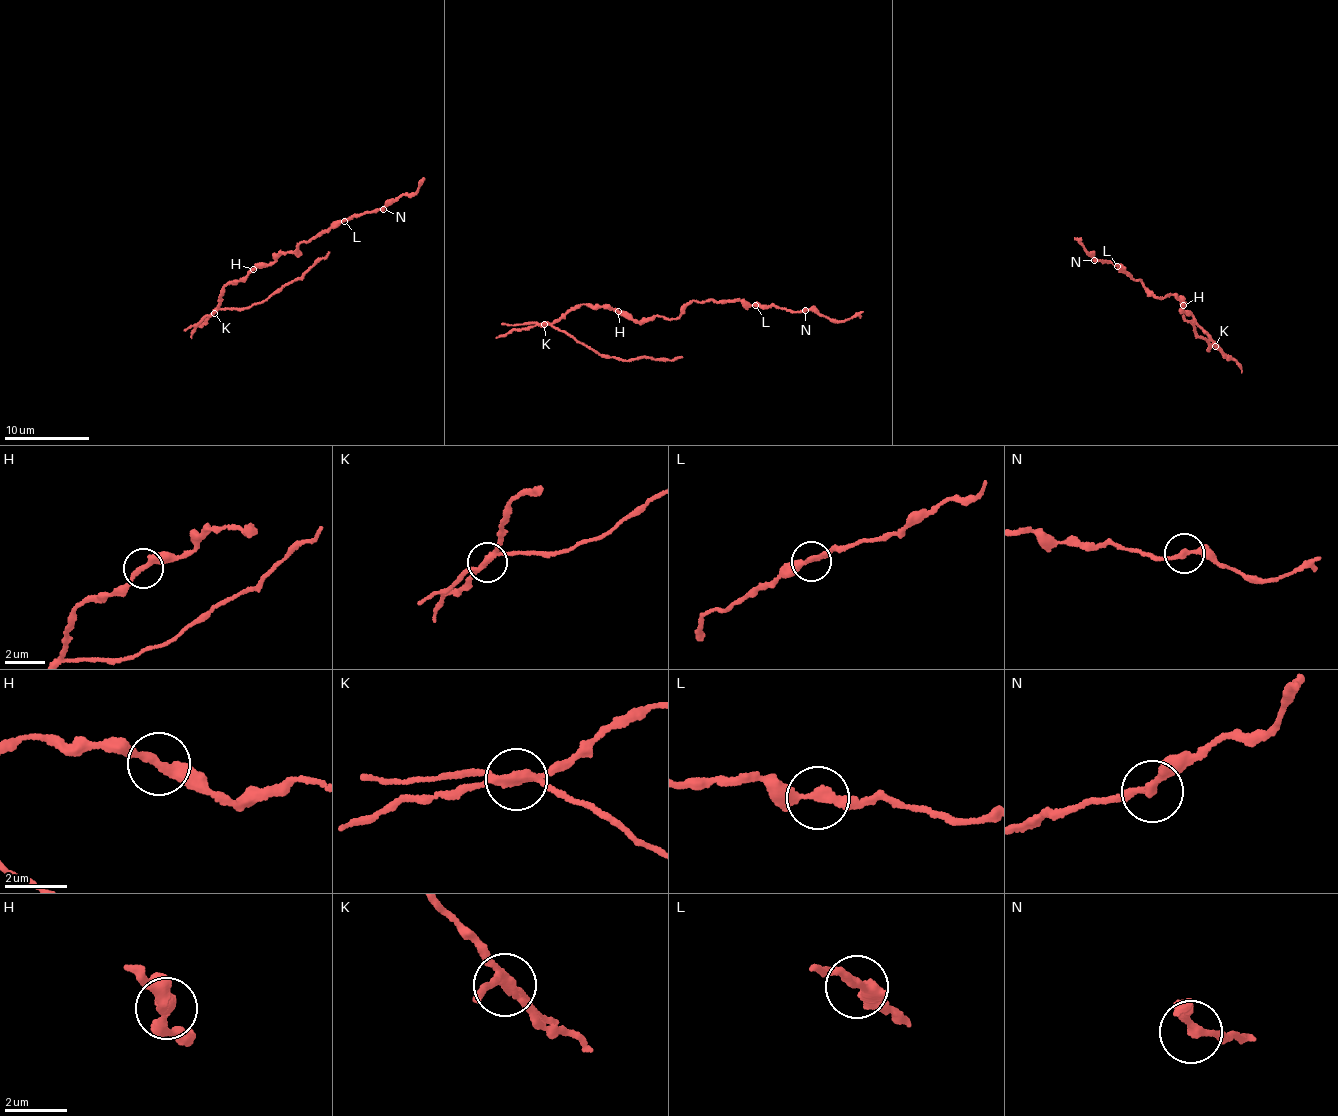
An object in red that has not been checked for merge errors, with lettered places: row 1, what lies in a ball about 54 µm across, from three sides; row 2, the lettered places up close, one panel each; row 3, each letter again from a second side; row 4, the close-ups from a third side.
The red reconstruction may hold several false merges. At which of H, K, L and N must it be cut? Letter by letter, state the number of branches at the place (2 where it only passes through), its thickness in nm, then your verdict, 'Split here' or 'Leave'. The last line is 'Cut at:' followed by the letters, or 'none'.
H: Branches: 2. Thickness 320 nm. Leave
K: Branches: 3. Thickness 240 nm. Split here
L: Branches: 2. Thickness 280 nm. Leave
N: Branches: 2. Thickness 240 nm. Leave
Cut at: K

